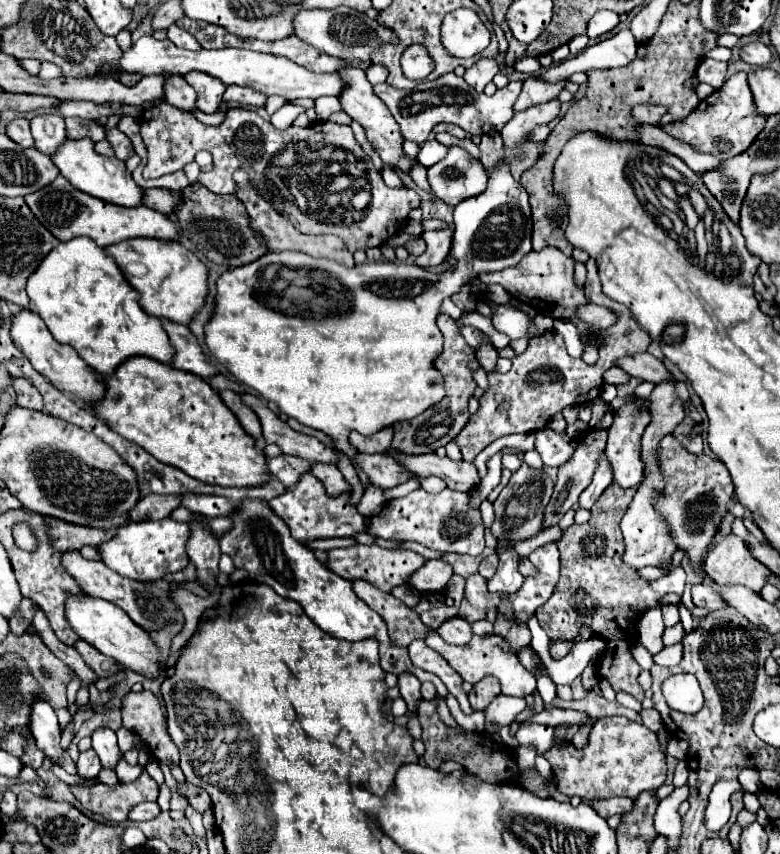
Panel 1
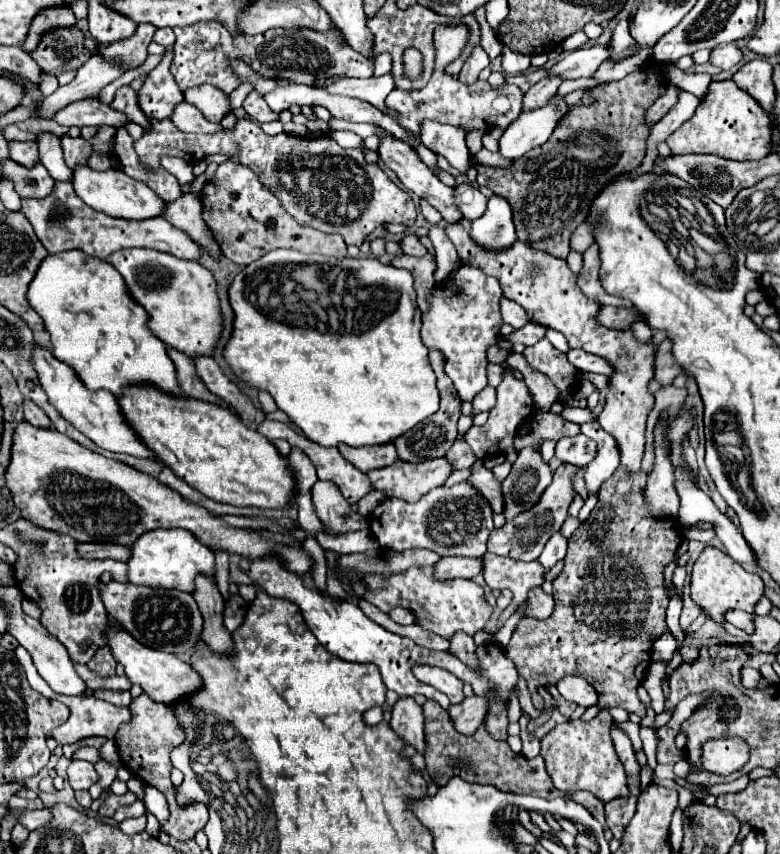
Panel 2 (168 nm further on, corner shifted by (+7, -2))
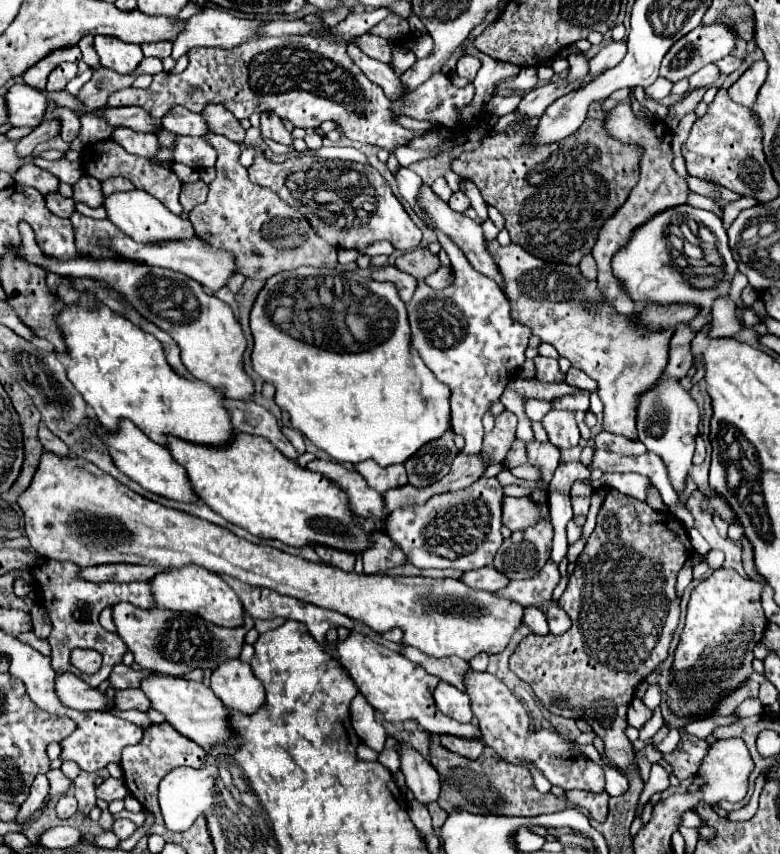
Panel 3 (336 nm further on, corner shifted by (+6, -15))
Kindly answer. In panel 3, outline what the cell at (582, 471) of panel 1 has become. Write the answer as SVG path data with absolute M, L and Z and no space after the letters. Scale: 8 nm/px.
M549 519L525 531L515 531L499 547L493 565L509 579L529 579L539 573L551 557L551 539L553 529Z

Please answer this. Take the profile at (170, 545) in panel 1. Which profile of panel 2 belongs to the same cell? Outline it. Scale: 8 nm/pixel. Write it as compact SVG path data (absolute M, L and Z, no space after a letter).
M150 530L136 538L134 546L130 546L130 558L126 560L128 580L132 584L144 584L152 588L176 588L184 592L194 590L196 574L214 576L214 554L186 534L186 530Z

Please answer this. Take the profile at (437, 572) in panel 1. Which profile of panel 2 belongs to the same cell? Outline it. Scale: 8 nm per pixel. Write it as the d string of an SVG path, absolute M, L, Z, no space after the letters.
M442 558L434 564L434 578L474 578L482 572L482 558Z

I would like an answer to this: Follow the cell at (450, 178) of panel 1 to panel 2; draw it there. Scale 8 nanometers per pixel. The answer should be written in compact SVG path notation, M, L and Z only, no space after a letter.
M458 184L454 190L454 202L464 214L464 218L478 218L486 210L486 196L472 184Z

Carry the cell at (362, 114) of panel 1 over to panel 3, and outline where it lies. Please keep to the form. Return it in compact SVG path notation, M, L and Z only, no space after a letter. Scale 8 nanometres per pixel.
M423 185L419 201L421 201L423 209L427 211L431 223L439 231L443 231L451 239L455 239L455 243L463 249L463 253L469 259L469 263L477 271L481 271L483 275L495 279L497 285L505 291L505 281L503 281L503 277L499 273L499 267L495 267L495 261L491 259L491 253L487 251L481 225L475 223L475 221L471 221L463 213L453 211L445 201L441 201L439 197L435 197L433 191L431 191L431 187L427 187L427 185Z

